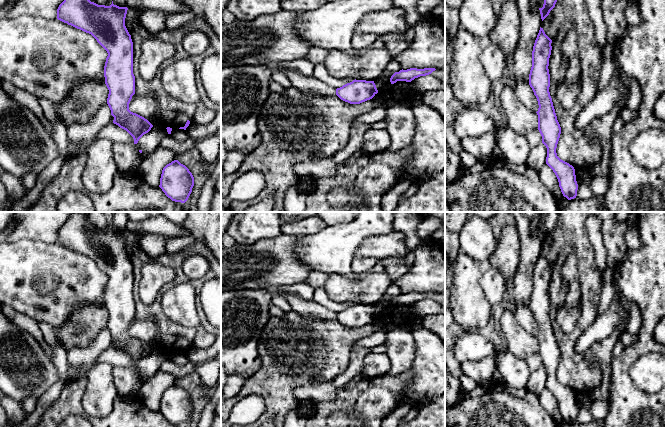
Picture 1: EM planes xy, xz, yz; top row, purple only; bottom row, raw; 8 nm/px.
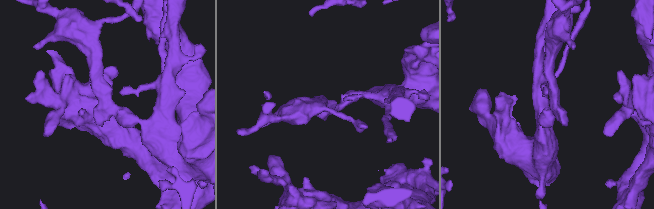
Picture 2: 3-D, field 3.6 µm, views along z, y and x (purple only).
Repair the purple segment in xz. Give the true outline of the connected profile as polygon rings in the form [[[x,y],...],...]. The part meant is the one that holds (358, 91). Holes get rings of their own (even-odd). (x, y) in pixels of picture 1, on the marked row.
[[[353,80],[336,89],[336,95],[350,104],[360,104],[372,99],[378,90],[374,81]]]

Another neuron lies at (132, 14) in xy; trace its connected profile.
[[[129,8],[127,10],[127,14],[125,18],[125,26],[130,35],[131,35],[131,30],[132,30],[132,24],[134,23],[136,19],[139,18],[141,11],[142,10],[139,10],[137,8]]]

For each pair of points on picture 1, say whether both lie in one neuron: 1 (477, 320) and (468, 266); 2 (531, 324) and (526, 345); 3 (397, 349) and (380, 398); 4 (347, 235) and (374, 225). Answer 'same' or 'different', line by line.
1: same
2: different
3: different
4: same

